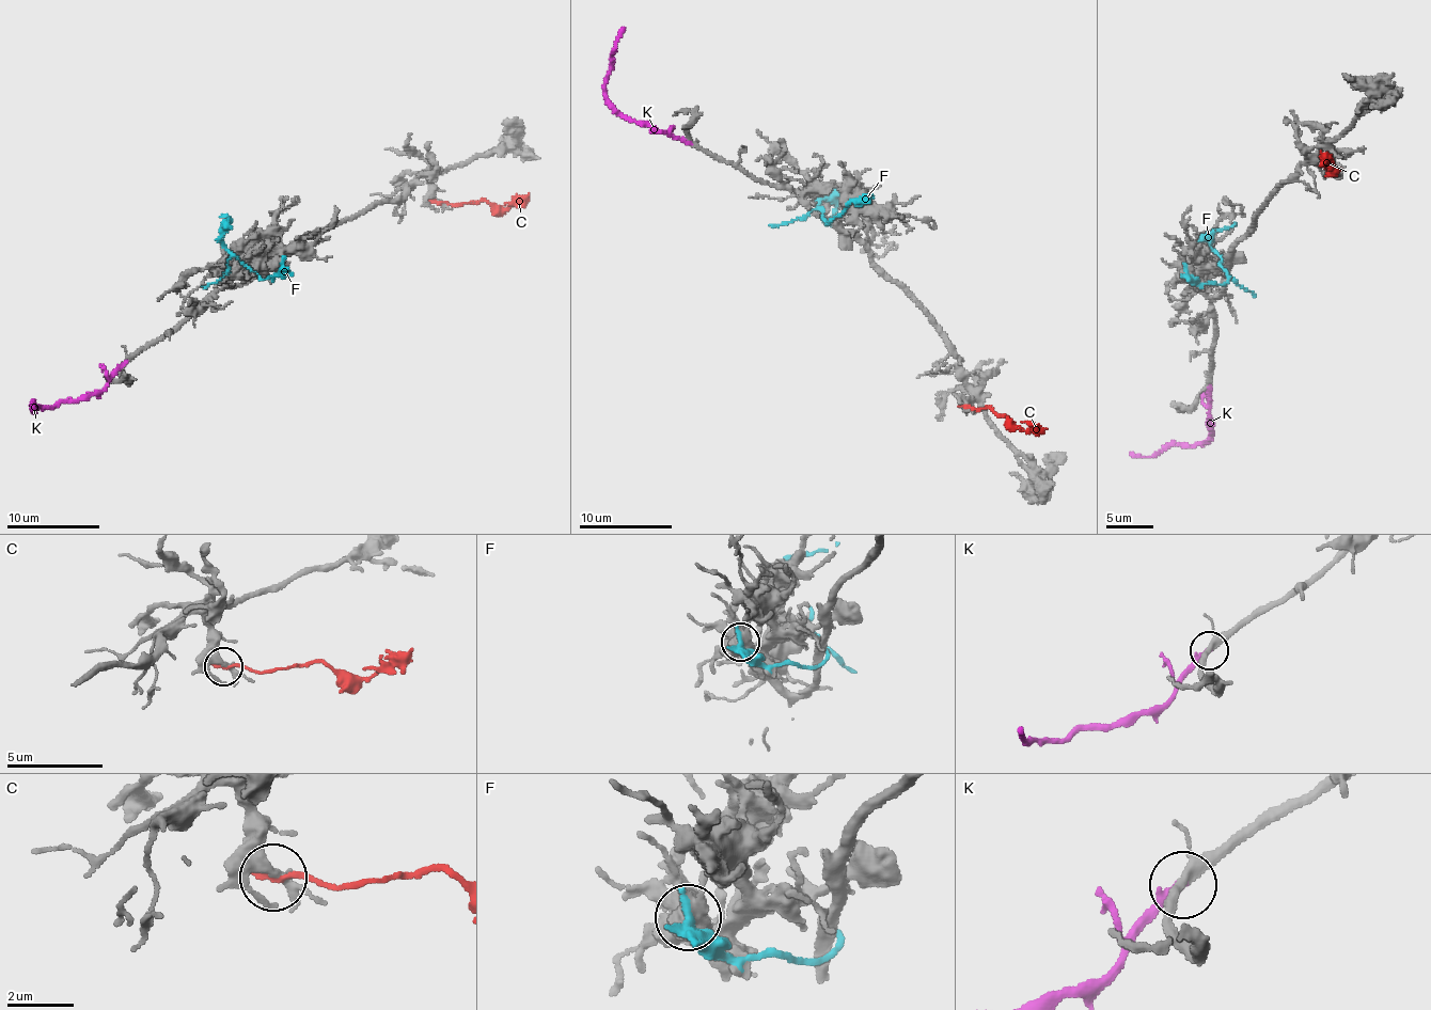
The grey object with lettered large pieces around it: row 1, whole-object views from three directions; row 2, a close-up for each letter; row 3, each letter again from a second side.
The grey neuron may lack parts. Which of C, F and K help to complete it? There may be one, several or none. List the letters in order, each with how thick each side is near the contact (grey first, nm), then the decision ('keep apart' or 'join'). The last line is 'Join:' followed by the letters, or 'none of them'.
C: 240 nm thick on the grey side, 200 nm on the other; keep apart
F: 550 nm thick on the grey side, 550 nm on the other; keep apart
K: 200 nm thick on the grey side, 320 nm on the other; join
Join: K

